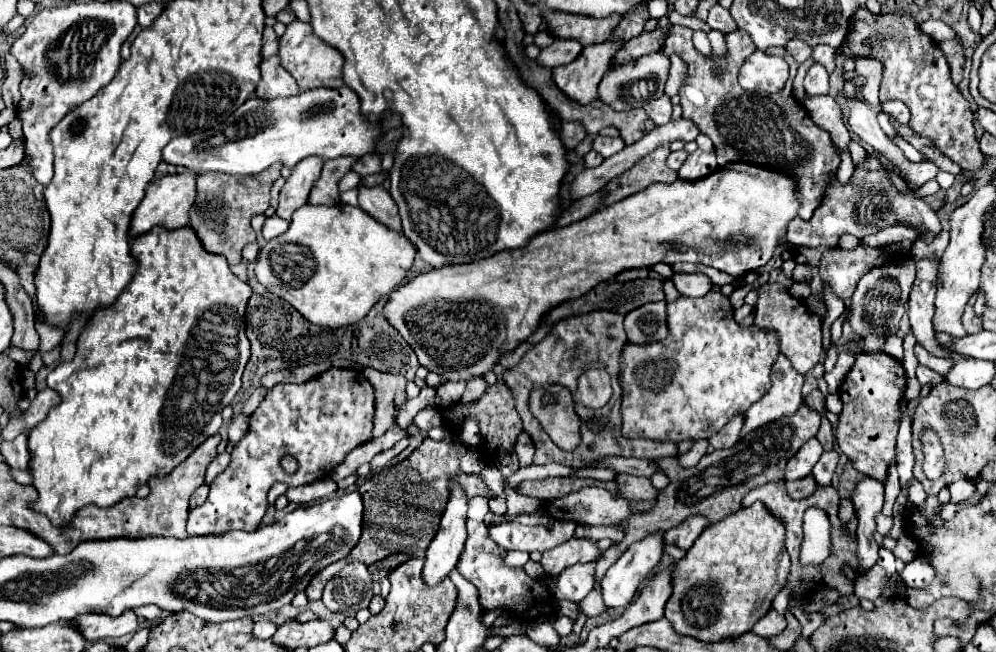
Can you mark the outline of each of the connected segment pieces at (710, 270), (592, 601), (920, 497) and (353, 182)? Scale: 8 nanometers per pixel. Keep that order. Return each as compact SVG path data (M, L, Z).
M697 264L697 269L699 272L707 275L714 285L723 286L725 284L732 284L737 281L737 279L733 279L731 275L727 275L727 273L723 273L713 267Z
M801 405L801 409L797 409L795 415L779 419L779 421L773 421L773 423L769 423L765 427L759 427L759 429L751 431L745 439L737 441L733 447L719 449L719 451L713 451L711 455L705 455L691 469L683 469L679 465L677 457L659 459L657 465L667 475L669 485L663 491L659 491L655 509L651 509L649 513L633 515L633 519L625 519L625 523L619 523L619 527L625 529L625 537L623 537L621 543L617 543L617 545L607 549L601 559L596 562L595 590L592 590L580 602L583 613L588 618L592 618L606 610L601 595L601 580L607 569L617 561L631 543L643 539L645 535L649 535L653 531L673 529L673 527L681 525L691 515L703 515L713 525L713 523L725 519L727 515L731 515L733 511L741 509L741 499L753 487L761 487L765 483L783 479L787 461L799 451L799 447L805 441L809 441L811 437L817 435L819 425L821 425L821 417L817 415L817 411Z
M911 479L909 485L905 487L905 491L907 491L907 499L909 499L911 503L915 503L915 505L923 505L923 503L925 503L927 493L923 491L923 487L921 487L921 483L919 483L917 479Z
M349 171L349 173L345 173L345 175L341 177L341 181L339 181L339 191L349 191L349 189L355 189L359 181L361 181L361 177L359 177L355 171Z

